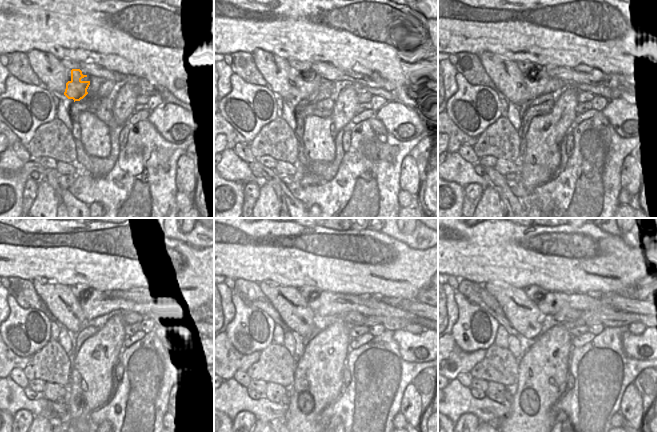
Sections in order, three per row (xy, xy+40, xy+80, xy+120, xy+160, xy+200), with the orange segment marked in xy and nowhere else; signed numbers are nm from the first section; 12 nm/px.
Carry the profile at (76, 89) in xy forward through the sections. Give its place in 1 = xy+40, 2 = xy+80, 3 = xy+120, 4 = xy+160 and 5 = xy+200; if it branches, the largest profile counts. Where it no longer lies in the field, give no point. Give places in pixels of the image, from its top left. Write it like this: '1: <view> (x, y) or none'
1: xy+40 (306, 88)
2: xy+80 (544, 83)
3: xy+120 (101, 303)
4: xy+160 (327, 303)
5: xy+200 (552, 302)

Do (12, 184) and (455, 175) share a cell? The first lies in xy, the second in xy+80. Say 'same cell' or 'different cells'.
different cells

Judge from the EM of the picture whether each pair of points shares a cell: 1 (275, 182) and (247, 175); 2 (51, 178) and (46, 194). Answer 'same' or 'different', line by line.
1: different
2: different

